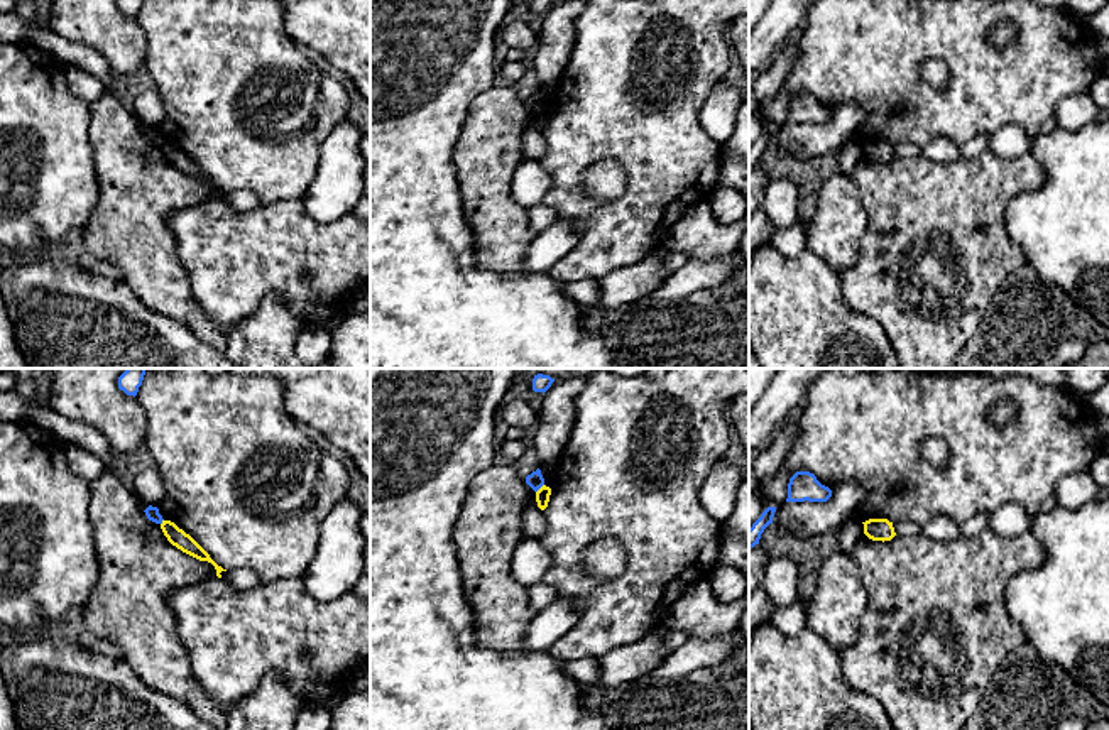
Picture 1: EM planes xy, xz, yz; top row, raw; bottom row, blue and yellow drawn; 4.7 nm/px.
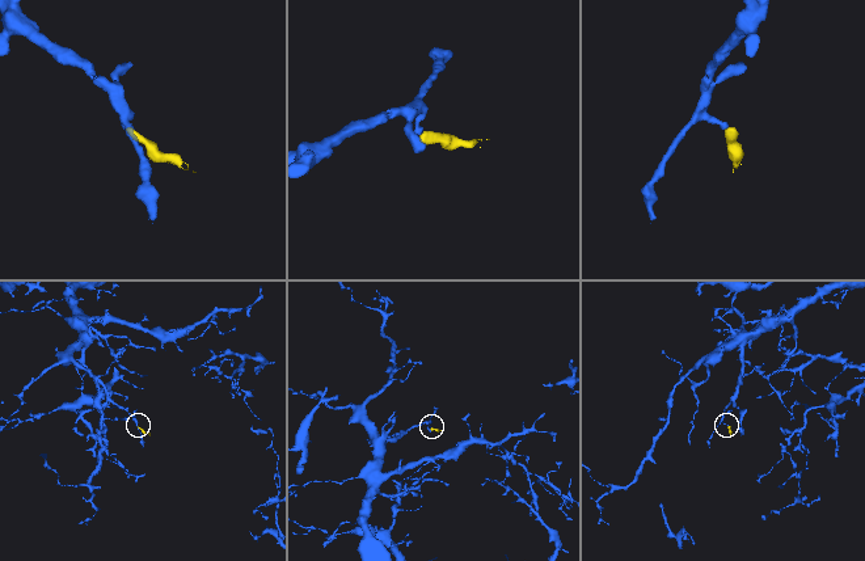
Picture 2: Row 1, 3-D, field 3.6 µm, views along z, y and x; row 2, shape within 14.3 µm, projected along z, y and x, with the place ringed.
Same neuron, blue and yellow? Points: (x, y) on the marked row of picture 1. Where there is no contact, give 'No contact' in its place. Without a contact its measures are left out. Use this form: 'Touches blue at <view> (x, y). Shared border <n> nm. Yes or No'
Touches blue at xz (540, 487). Shared border 60 nm. No

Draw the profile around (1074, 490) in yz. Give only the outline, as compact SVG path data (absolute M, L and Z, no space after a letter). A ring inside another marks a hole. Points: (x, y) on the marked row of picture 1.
M1089 470L1065 475L1055 483L1053 495L1058 507L1073 510L1097 498L1099 487Z

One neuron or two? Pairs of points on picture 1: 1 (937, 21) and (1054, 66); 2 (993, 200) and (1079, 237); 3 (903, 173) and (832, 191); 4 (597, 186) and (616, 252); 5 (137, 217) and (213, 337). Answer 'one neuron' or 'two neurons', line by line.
1: one neuron
2: two neurons
3: two neurons
4: two neurons
5: one neuron

